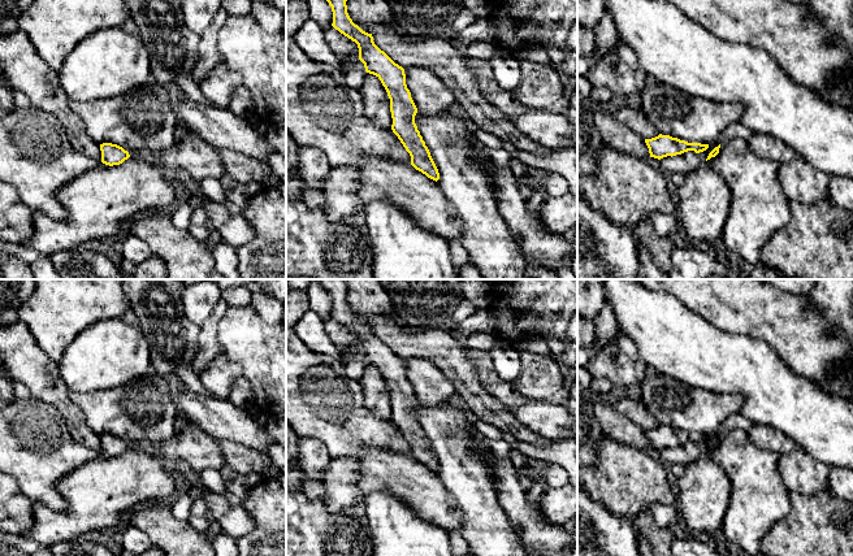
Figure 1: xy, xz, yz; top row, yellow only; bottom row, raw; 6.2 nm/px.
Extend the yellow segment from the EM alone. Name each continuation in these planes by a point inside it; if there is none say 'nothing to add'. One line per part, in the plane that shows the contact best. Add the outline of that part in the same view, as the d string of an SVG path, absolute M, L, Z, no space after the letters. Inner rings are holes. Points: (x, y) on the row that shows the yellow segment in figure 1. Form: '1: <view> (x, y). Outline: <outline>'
nothing to add

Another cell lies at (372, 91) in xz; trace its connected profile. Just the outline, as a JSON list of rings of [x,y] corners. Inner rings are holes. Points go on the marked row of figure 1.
[[[367,73],[359,92],[364,103],[364,114],[371,117],[377,126],[391,129],[390,99],[378,77]]]

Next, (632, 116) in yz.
[[[635,100],[629,101],[620,109],[610,109],[607,107],[606,109],[615,120],[628,126],[644,139],[651,139],[661,134],[658,129],[646,118],[642,109]]]

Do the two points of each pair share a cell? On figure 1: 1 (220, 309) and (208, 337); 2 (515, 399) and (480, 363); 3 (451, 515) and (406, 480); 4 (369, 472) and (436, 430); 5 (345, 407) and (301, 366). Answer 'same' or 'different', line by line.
1: same
2: same
3: same
4: different
5: same

